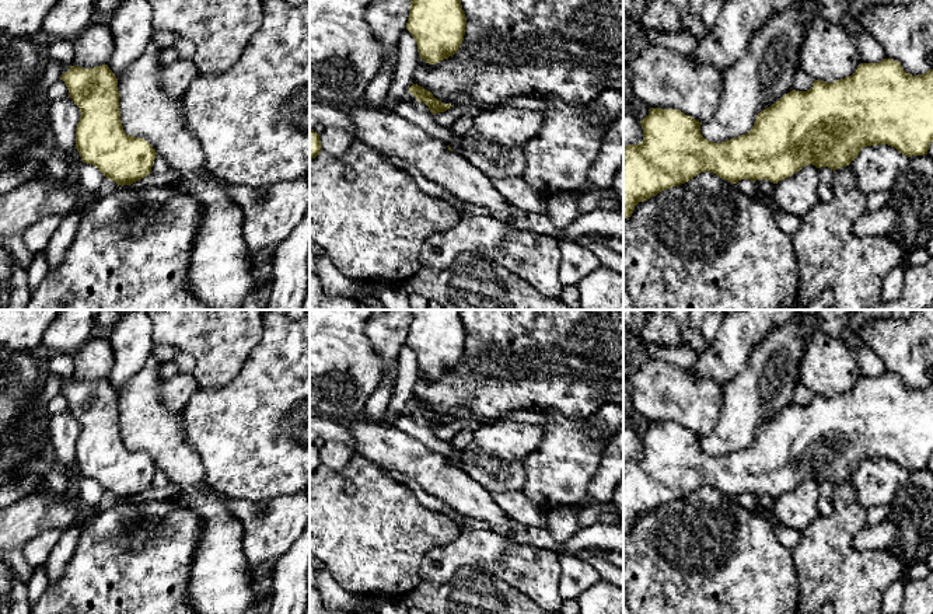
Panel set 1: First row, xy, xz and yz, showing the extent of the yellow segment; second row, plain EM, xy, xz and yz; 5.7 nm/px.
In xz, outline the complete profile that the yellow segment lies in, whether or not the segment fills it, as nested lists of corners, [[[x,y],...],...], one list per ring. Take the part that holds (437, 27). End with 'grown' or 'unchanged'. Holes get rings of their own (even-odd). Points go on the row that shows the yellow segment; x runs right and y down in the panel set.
[[[410,0],[406,29],[412,34],[419,56],[436,64],[459,49],[466,18],[461,0]]]; unchanged

